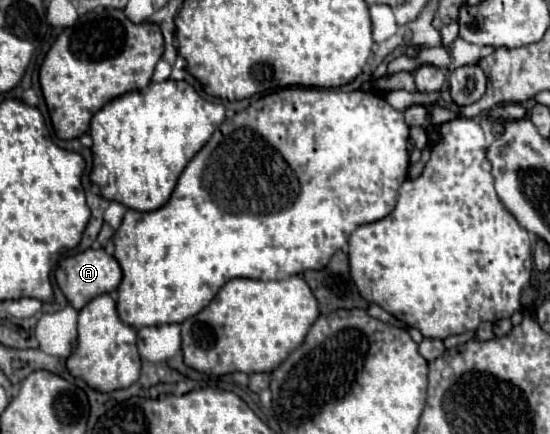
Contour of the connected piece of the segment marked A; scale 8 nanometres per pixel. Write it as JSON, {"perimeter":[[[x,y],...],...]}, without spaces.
{"perimeter":[[[88,248],[84,252],[68,256],[68,258],[60,260],[60,264],[56,268],[56,282],[58,282],[60,290],[64,292],[64,296],[68,298],[68,302],[76,310],[86,306],[94,296],[108,294],[108,292],[116,290],[120,280],[122,280],[122,268],[116,262],[116,258],[110,256],[104,248]]]}

